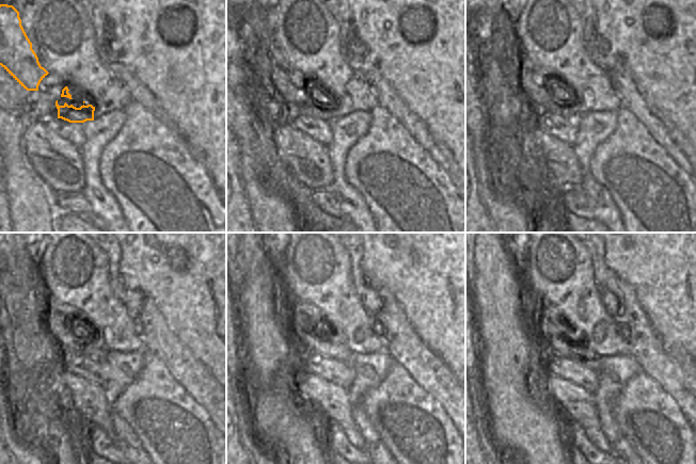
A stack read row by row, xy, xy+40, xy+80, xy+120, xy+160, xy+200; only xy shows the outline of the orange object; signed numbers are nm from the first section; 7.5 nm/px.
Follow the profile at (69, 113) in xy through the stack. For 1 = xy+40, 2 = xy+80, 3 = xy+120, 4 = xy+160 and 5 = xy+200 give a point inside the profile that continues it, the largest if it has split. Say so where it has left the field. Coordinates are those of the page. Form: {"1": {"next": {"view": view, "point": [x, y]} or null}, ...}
{"1": {"next": {"view": "xy+40", "point": [280, 79]}}, "2": {"next": {"view": "xy+80", "point": [539, 98]}}, "3": {"next": {"view": "xy+120", "point": [53, 324]}}, "4": {"next": {"view": "xy+160", "point": [337, 352]}}, "5": {"next": {"view": "xy+200", "point": [578, 351]}}}

